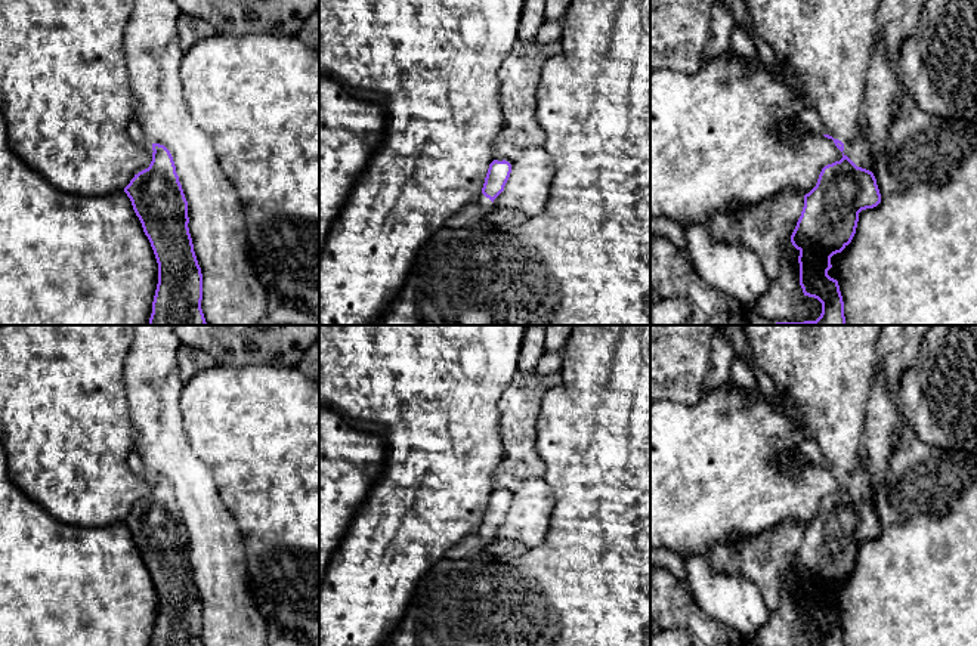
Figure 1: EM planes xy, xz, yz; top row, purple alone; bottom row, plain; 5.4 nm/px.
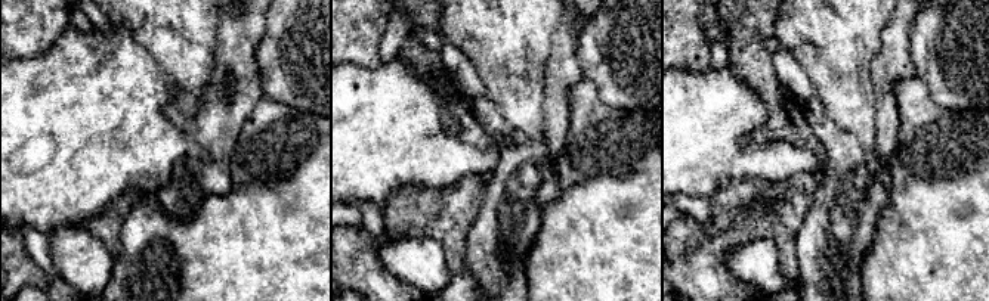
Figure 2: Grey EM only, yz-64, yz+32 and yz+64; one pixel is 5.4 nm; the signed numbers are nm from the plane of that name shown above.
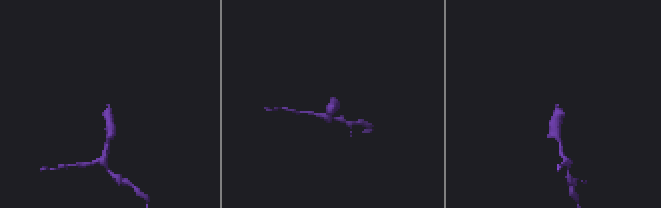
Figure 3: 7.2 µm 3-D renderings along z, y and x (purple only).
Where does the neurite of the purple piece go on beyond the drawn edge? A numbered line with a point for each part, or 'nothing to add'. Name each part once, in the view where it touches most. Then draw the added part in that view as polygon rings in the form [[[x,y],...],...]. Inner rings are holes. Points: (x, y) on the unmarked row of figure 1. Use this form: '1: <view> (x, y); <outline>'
1: yz (860, 482); [[[860,452],[859,466],[848,475],[844,475],[844,486],[847,486],[857,498],[866,500],[874,504],[878,486],[865,464],[863,452]]]

